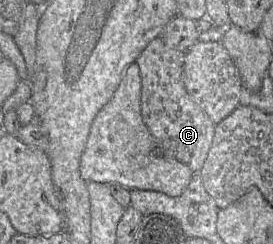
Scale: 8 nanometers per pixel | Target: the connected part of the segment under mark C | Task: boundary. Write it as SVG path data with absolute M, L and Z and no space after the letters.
M157 37L138 56L136 63L141 76L141 114L161 152L186 164L194 173L200 173L212 144L216 124L185 88L185 52L169 47L162 37Z

